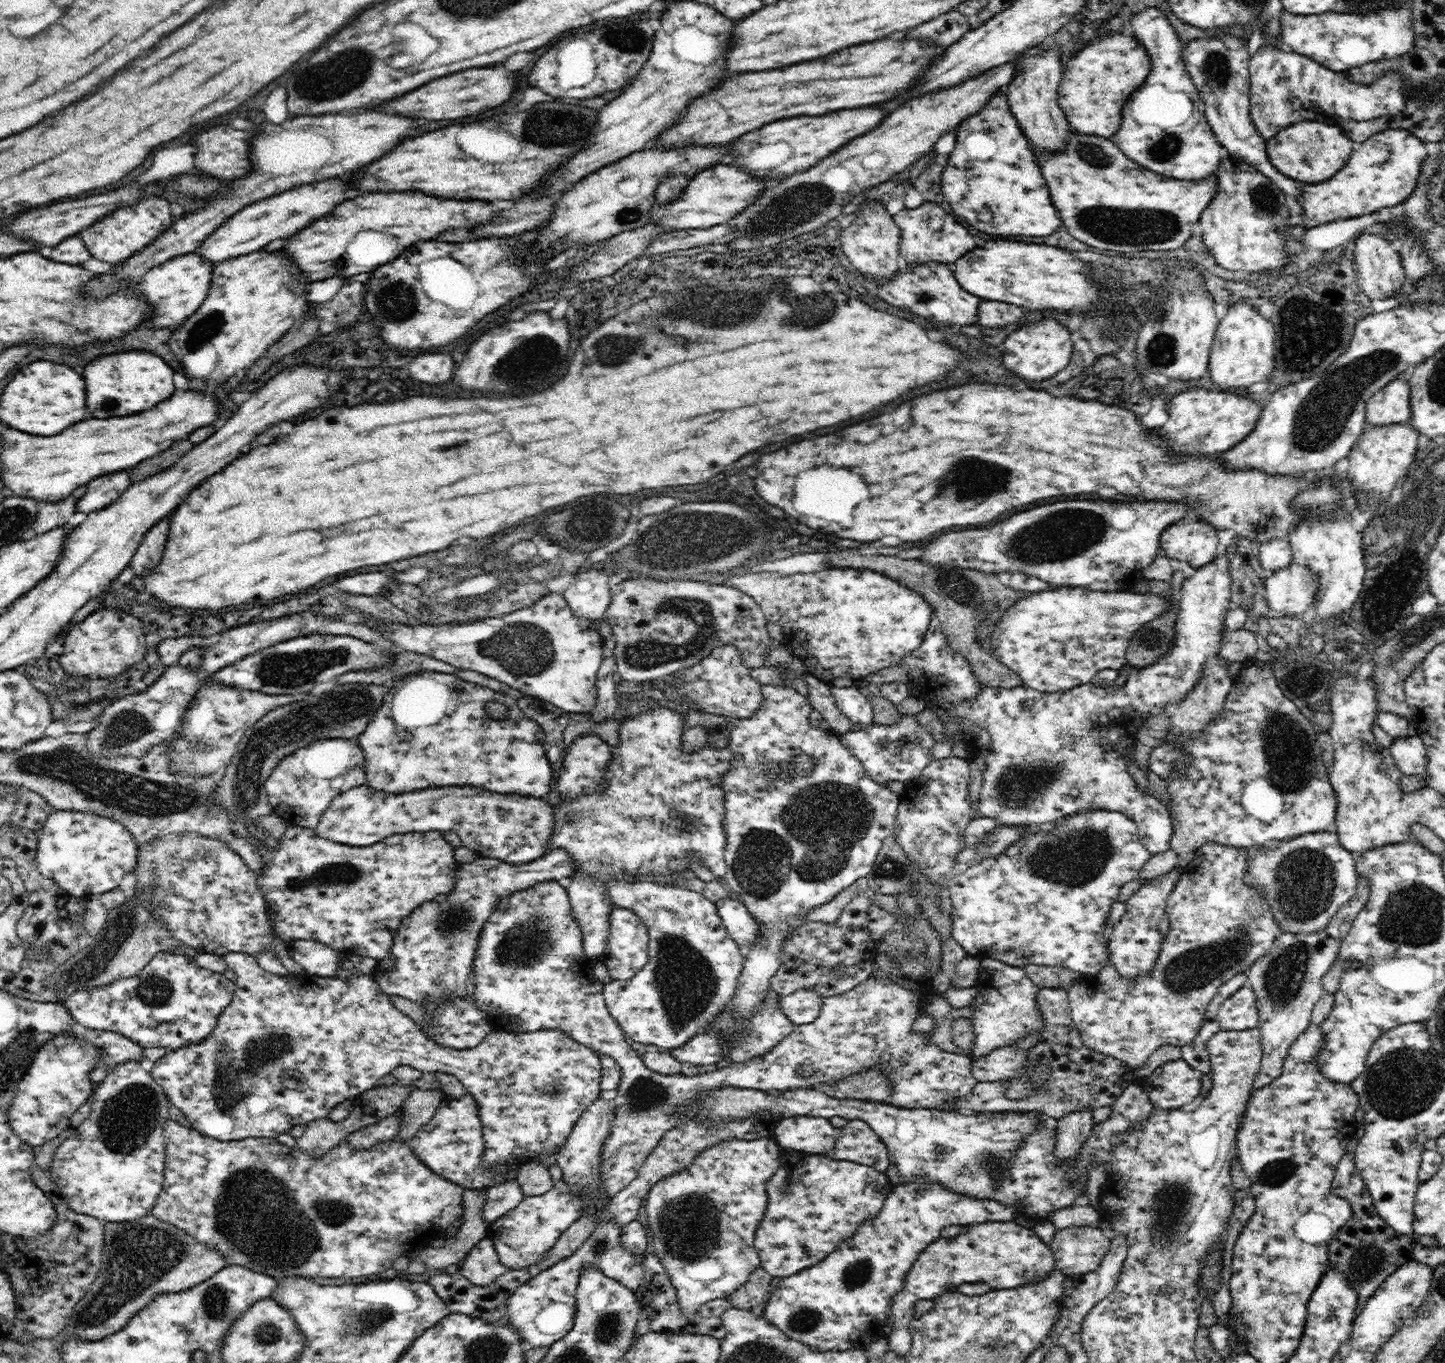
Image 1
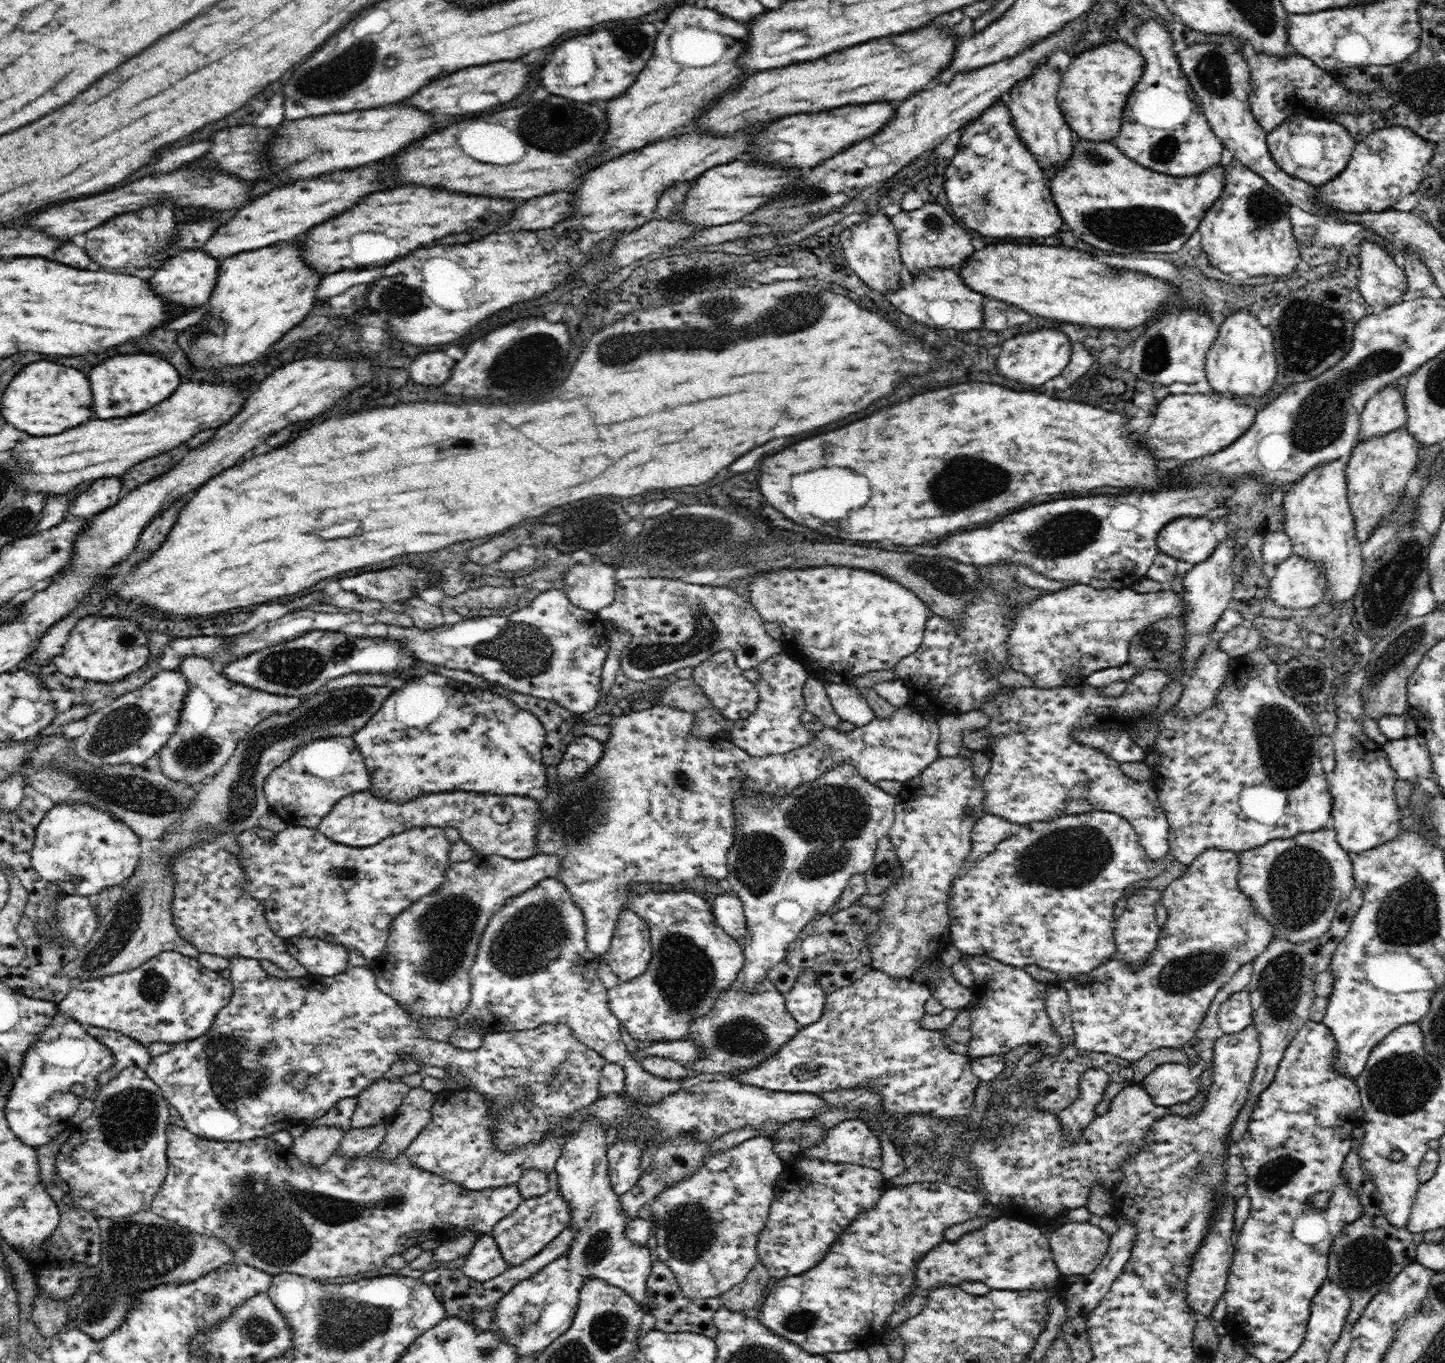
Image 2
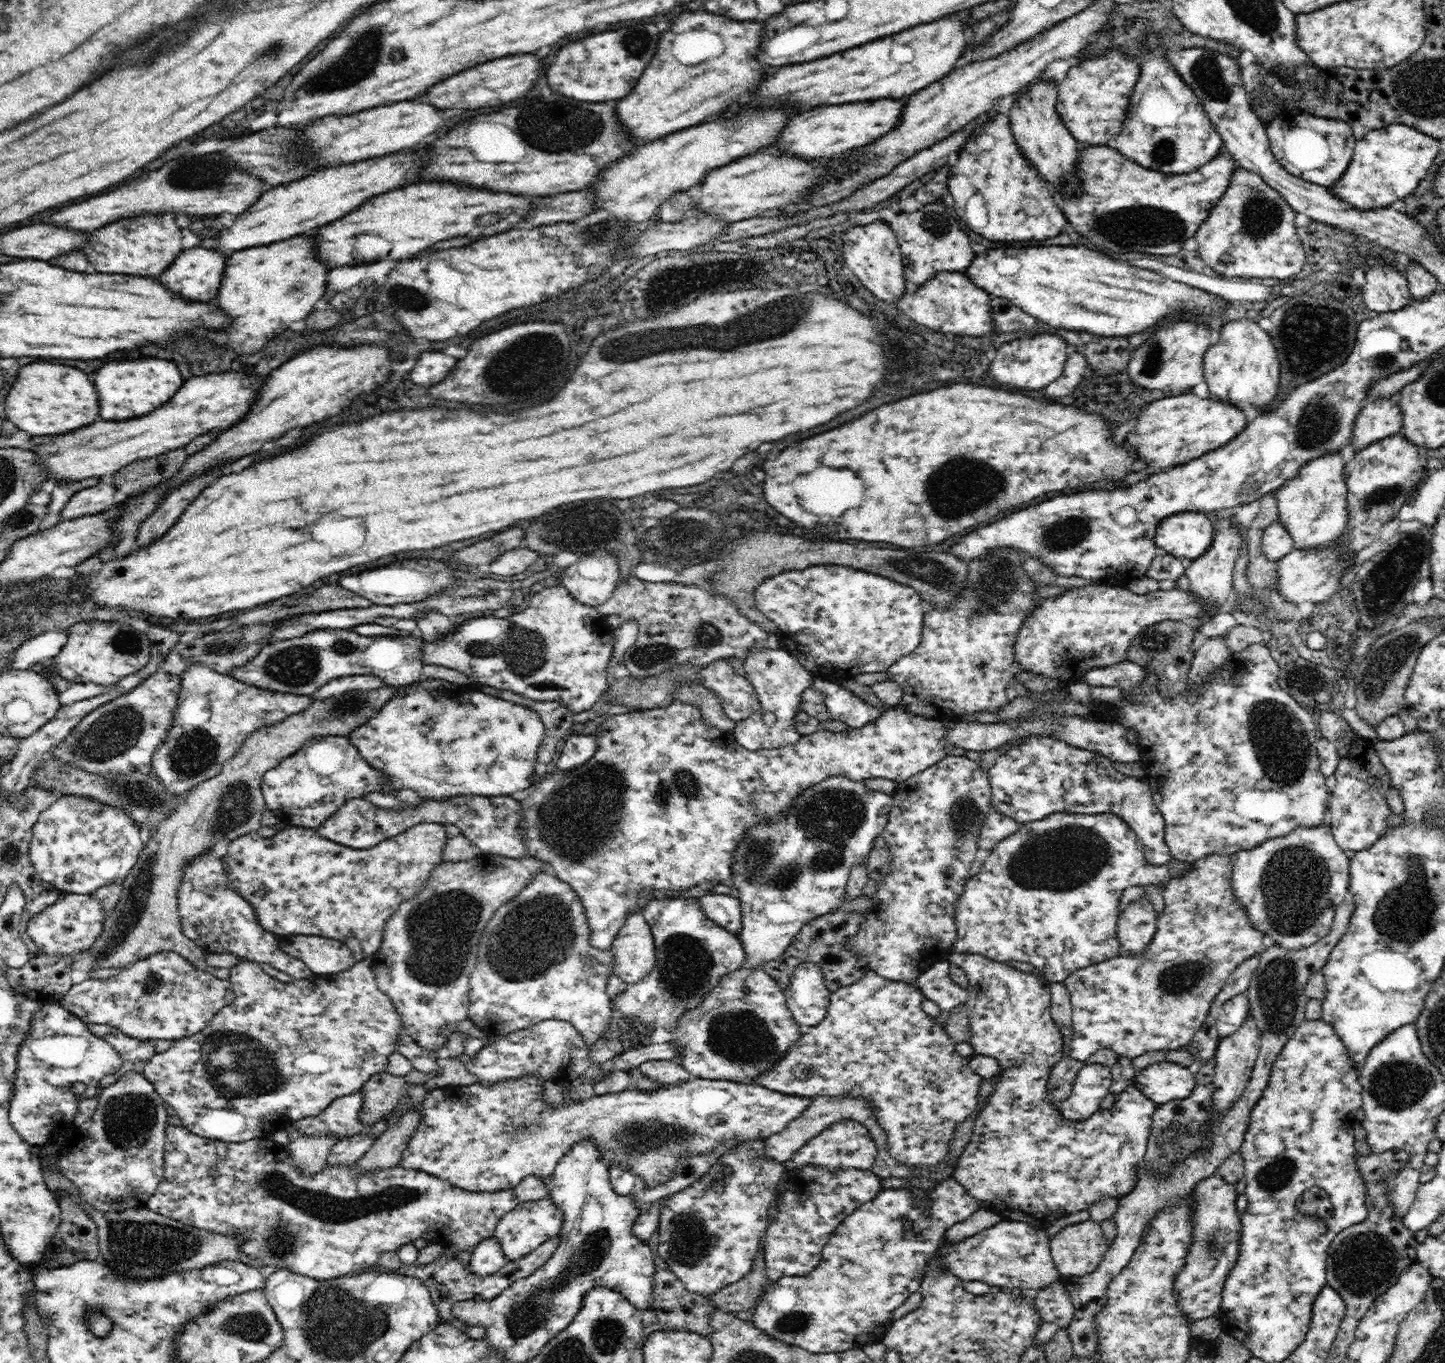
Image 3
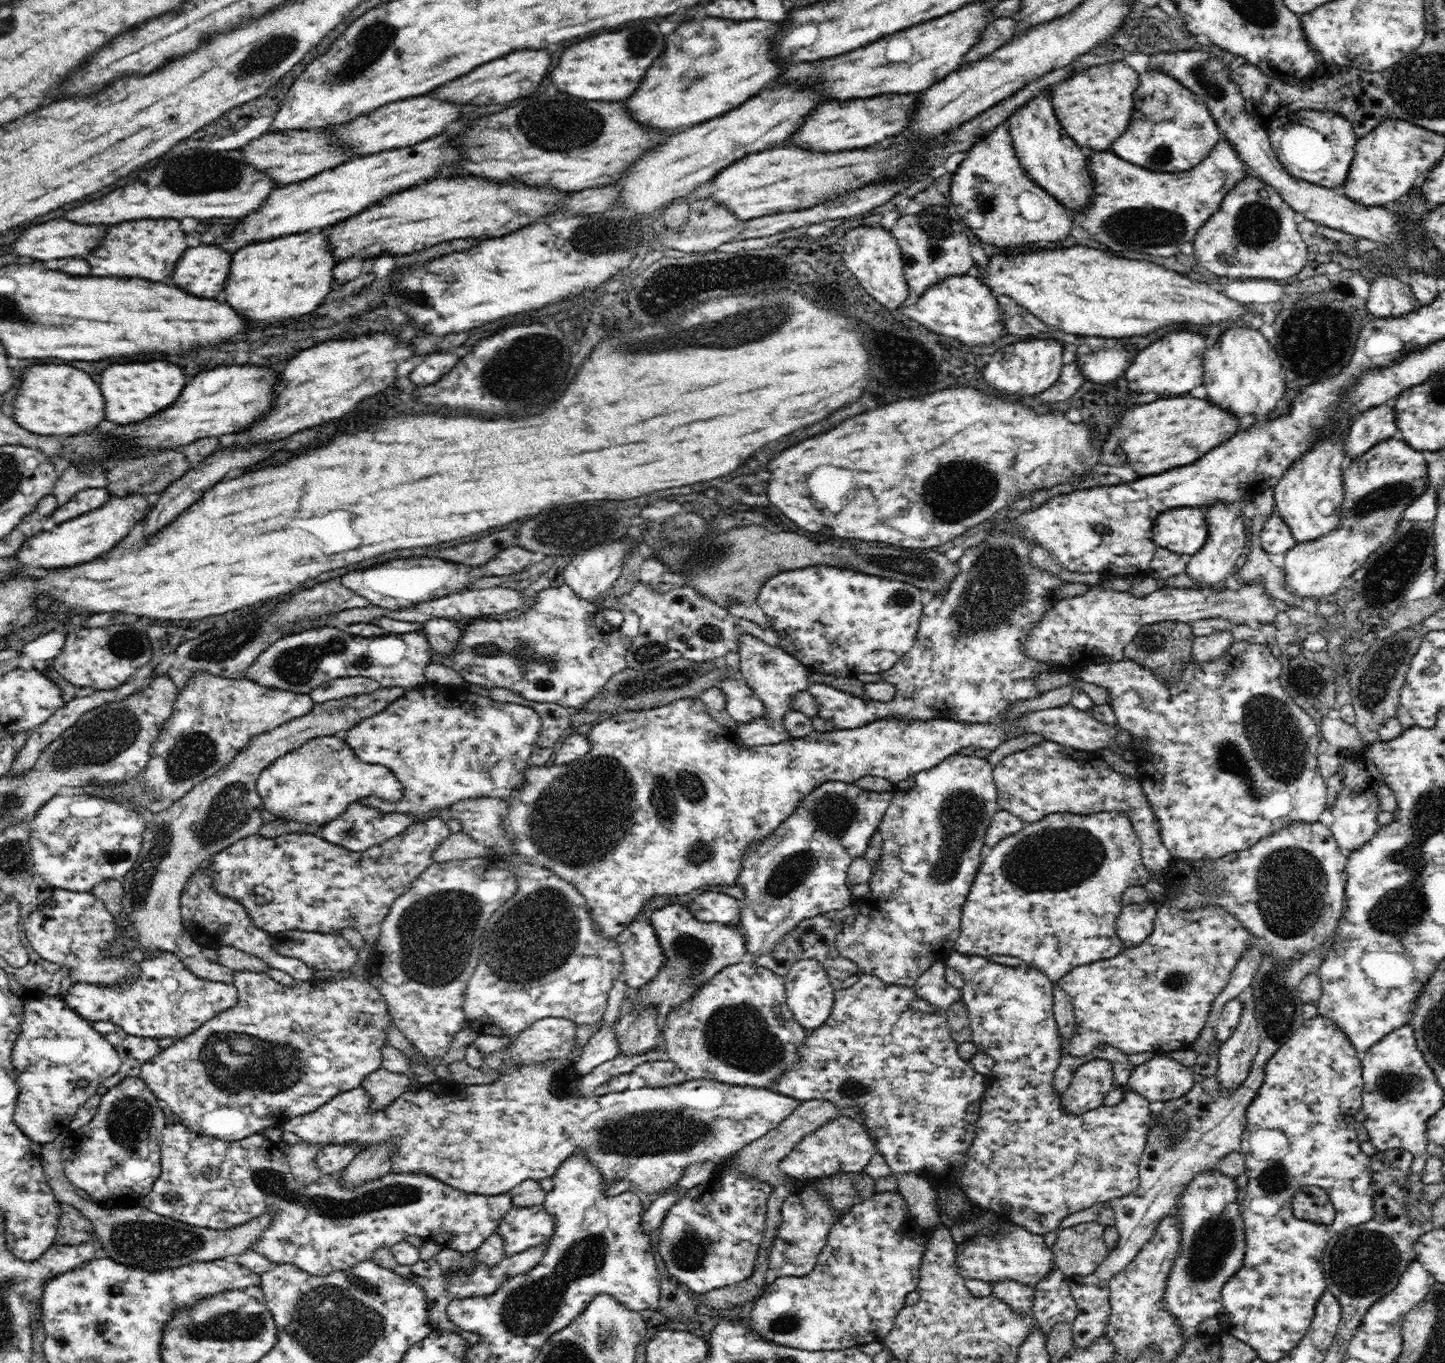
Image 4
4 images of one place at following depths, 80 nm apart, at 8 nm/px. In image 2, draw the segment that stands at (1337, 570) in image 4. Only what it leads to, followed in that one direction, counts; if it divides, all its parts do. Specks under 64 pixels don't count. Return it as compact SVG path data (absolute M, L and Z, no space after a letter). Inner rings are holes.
M1406 426L1393 430L1384 436L1375 436L1357 443L1350 453L1345 477L1347 480L1347 497L1351 514L1355 519L1356 537L1359 543L1367 542L1374 527L1396 510L1408 478L1416 470L1418 450L1421 444L1408 433ZM1398 502L1398 504L1396 504ZM1292 553L1292 556L1288 556L1277 567L1276 576L1270 581L1269 597L1286 610L1311 609L1325 600L1327 586L1324 569L1320 569L1315 562L1303 558L1300 554Z

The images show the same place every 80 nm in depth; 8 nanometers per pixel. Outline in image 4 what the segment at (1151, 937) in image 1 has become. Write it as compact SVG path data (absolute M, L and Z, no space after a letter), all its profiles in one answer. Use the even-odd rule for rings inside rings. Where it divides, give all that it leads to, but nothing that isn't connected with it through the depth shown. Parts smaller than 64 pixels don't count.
M1150 900L1123 906L1116 918L1116 932L1125 948L1142 944L1153 930L1157 910Z

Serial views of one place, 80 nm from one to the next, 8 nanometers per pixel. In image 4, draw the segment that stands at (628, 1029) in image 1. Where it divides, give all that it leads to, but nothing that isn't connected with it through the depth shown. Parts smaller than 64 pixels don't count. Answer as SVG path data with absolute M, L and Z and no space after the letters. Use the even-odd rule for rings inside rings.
M669 904L662 908L656 908L650 916L651 925L655 928L660 946L663 948L665 962L654 976L652 982L640 987L633 992L637 1006L646 1006L656 1009L660 1016L668 1016L670 1012L678 1009L682 1003L690 1001L703 988L714 979L717 972L726 968L728 964L738 964L742 956L747 952L745 947L745 936L740 924L722 924L720 922L704 922L698 920L688 909L688 904Z

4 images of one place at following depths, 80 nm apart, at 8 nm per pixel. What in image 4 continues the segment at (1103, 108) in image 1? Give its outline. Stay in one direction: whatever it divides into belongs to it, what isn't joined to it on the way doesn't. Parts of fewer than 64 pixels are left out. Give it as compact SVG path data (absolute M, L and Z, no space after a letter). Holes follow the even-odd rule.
M1121 60L1090 66L1084 72L1062 80L1052 94L1054 112L1062 128L1074 142L1087 152L1106 150L1128 128L1134 110L1134 90L1139 86L1139 74Z

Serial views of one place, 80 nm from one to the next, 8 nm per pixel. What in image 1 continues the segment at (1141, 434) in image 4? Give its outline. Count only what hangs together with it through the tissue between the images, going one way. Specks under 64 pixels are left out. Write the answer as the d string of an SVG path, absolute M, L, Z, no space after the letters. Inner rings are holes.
M1194 388L1188 392L1178 394L1170 402L1170 420L1166 422L1164 430L1158 428L1156 432L1164 434L1164 444L1170 446L1176 454L1194 454L1194 456L1206 456L1206 454L1218 454L1234 448L1238 442L1242 442L1256 426L1262 407L1258 402L1248 397L1236 395L1235 391L1206 390L1206 388Z

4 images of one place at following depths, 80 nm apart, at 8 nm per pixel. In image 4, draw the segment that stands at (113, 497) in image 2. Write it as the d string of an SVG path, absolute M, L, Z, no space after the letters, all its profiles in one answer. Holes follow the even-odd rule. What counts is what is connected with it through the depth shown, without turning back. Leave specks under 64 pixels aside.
M106 486L82 489L67 504L58 507L52 514L52 519L55 523L62 524L105 506L109 500L110 493Z

